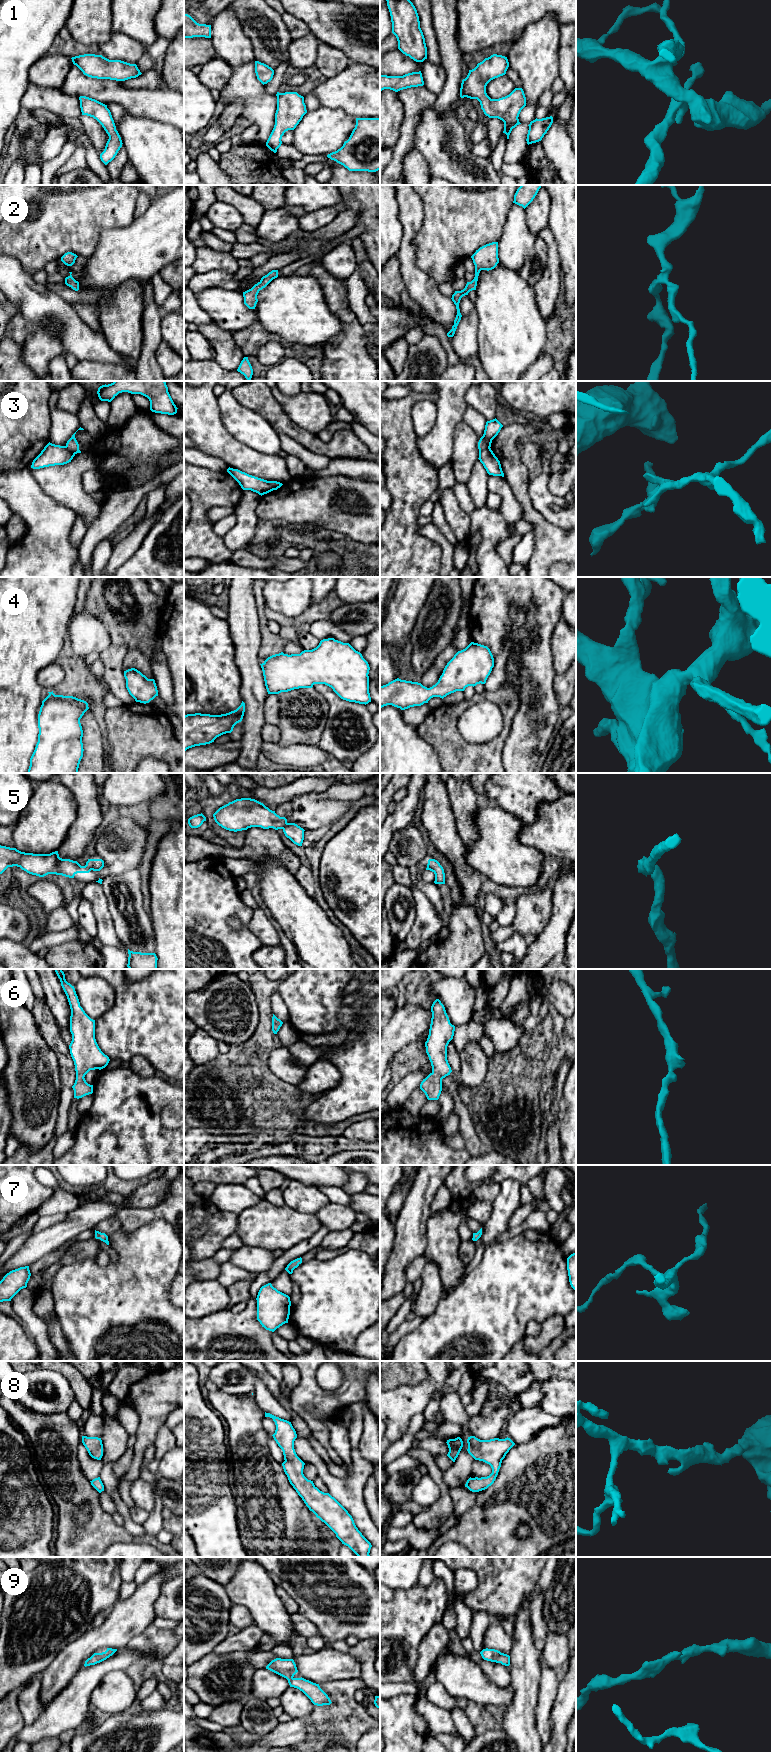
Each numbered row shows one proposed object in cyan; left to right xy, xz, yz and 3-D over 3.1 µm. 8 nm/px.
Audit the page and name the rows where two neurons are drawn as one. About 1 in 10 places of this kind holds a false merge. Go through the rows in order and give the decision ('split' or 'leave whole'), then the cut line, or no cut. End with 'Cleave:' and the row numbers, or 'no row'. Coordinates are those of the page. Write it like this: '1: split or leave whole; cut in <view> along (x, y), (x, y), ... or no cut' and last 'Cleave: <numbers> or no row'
1: leave whole; no cut
2: leave whole; no cut
3: split; cut in yz along (489, 447), (479, 451)
4: leave whole; no cut
5: split; cut in xy along (85, 865), (90, 870)
6: leave whole; no cut
7: leave whole; no cut
8: leave whole; no cut
9: leave whole; no cut
Cleave: 3, 5

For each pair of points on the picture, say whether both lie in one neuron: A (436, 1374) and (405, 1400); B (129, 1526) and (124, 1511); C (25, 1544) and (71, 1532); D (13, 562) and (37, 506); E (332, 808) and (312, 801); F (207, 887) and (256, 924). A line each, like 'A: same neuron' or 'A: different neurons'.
A: same neuron
B: same neuron
C: different neurons
D: same neuron
E: same neuron
F: different neurons

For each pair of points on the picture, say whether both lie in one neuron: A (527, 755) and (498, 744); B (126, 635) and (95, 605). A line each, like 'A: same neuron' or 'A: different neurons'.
A: different neurons
B: same neuron

